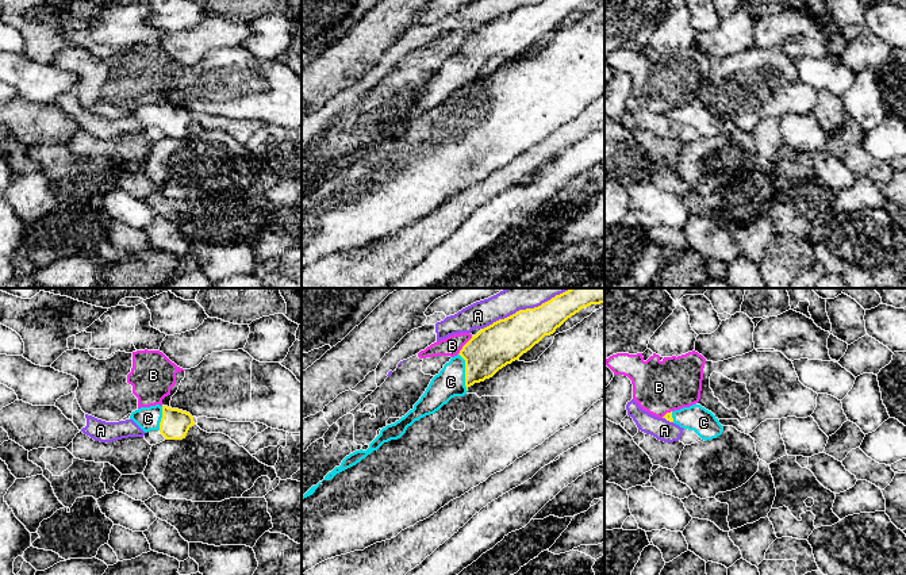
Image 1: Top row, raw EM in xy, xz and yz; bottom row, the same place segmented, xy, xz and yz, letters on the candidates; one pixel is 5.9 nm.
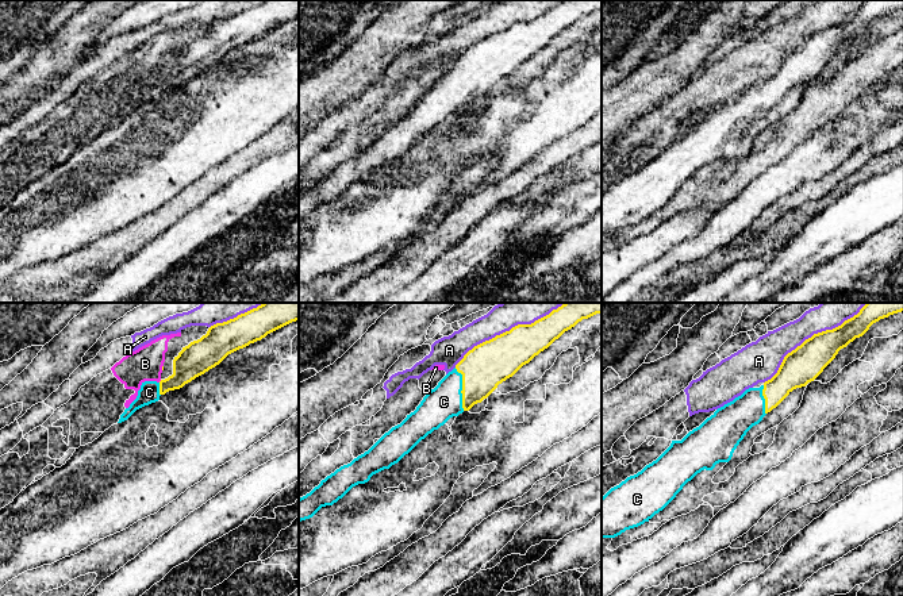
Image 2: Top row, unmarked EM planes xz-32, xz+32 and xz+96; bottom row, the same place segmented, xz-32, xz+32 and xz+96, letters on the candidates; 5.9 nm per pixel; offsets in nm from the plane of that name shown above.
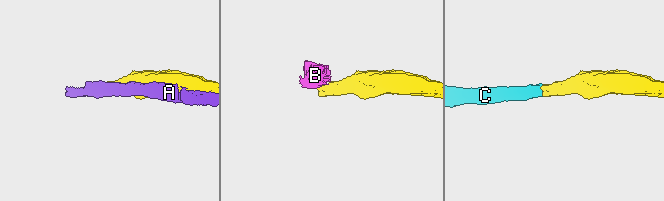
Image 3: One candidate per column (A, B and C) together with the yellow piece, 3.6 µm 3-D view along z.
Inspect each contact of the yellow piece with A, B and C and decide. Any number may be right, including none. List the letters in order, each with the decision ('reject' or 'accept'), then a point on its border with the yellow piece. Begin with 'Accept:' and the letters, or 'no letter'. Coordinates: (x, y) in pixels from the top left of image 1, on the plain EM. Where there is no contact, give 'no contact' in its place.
Accept: C
A: reject; contact xz (513, 11)
B: reject; contact xz (464, 42)
C: accept; contact xz (465, 69)

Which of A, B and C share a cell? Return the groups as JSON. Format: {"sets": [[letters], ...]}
{"sets": [["A"], ["B"], ["C"]]}

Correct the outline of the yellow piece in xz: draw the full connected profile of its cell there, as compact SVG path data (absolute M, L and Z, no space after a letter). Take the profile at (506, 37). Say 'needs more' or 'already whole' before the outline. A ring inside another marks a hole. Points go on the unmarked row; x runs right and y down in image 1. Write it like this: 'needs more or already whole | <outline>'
needs more | M542 0L534 5L519 7L481 26L431 76L412 107L395 120L383 124L366 147L360 146L346 153L323 177L330 177L356 162L384 139L400 135L415 118L434 111L452 95L464 93L475 80L492 74L507 61L519 57L545 32L553 31L568 15L591 1L600 0Z

